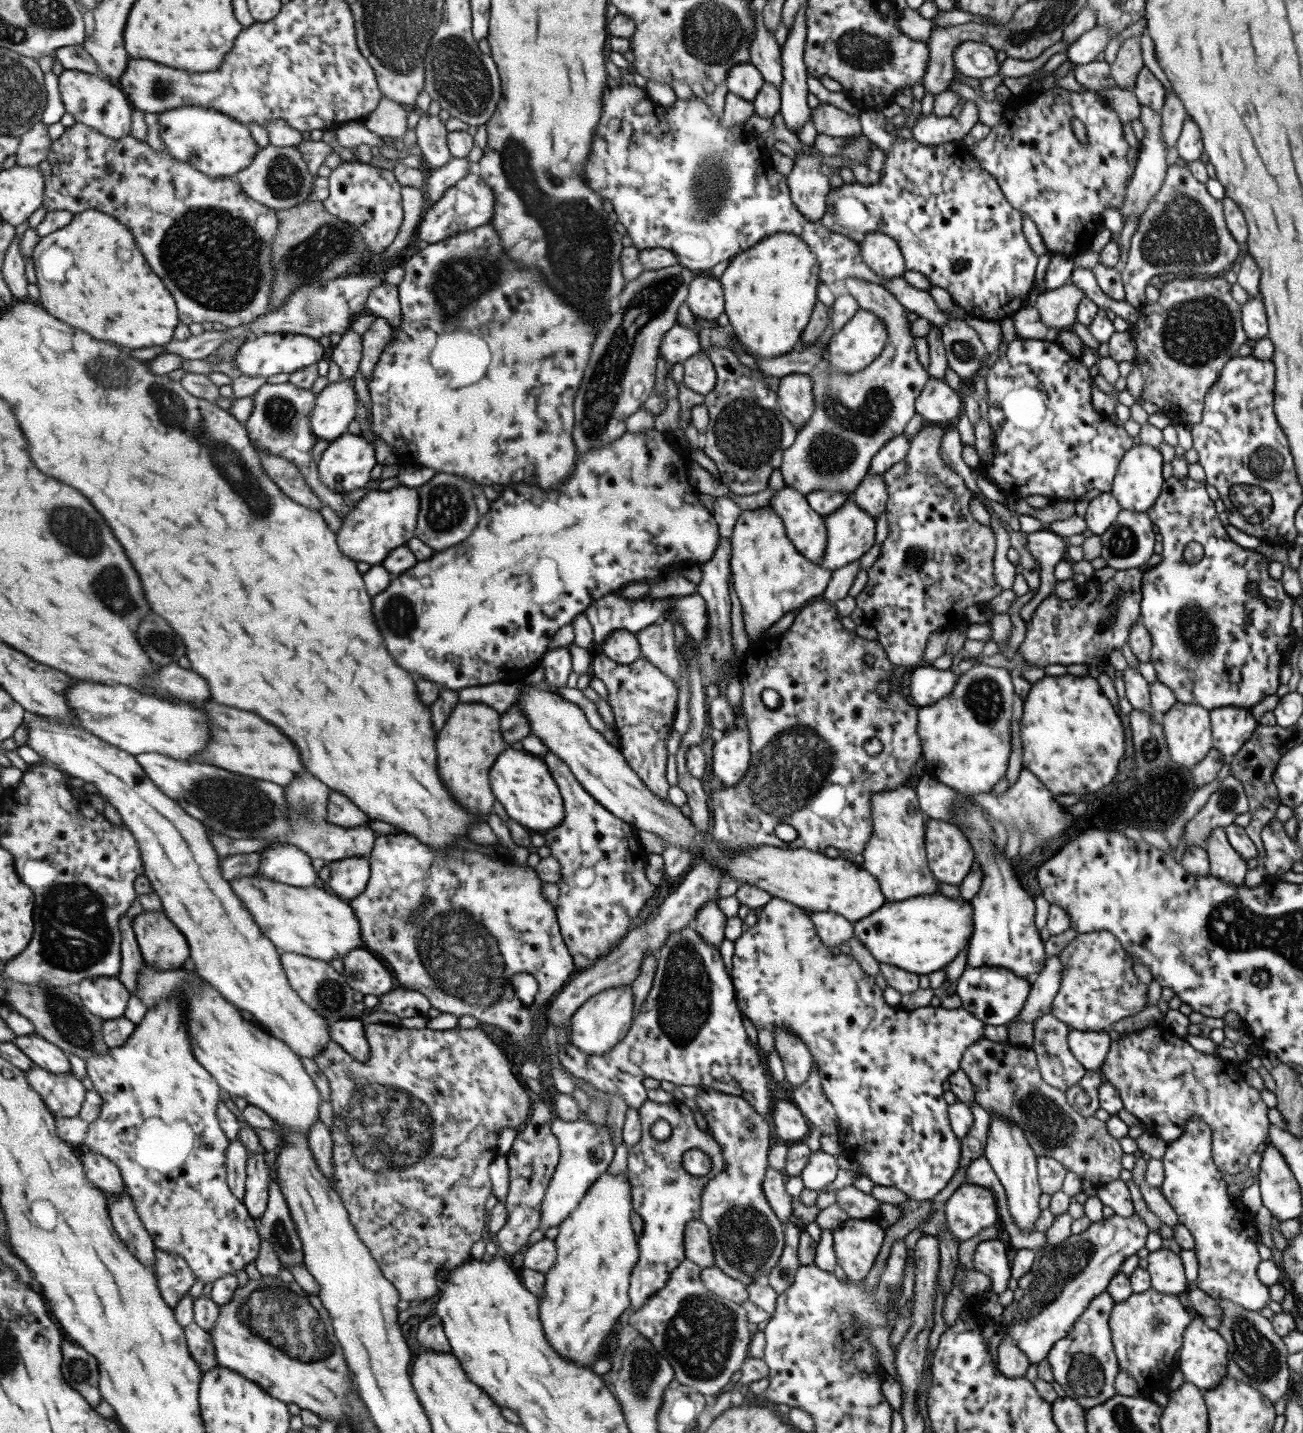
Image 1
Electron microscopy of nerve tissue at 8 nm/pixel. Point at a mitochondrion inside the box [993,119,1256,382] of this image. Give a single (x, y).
(1183, 235)

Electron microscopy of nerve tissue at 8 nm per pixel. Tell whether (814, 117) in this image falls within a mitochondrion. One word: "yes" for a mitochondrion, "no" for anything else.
no

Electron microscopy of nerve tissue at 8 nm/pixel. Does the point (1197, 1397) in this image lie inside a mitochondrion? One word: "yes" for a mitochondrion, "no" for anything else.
no

